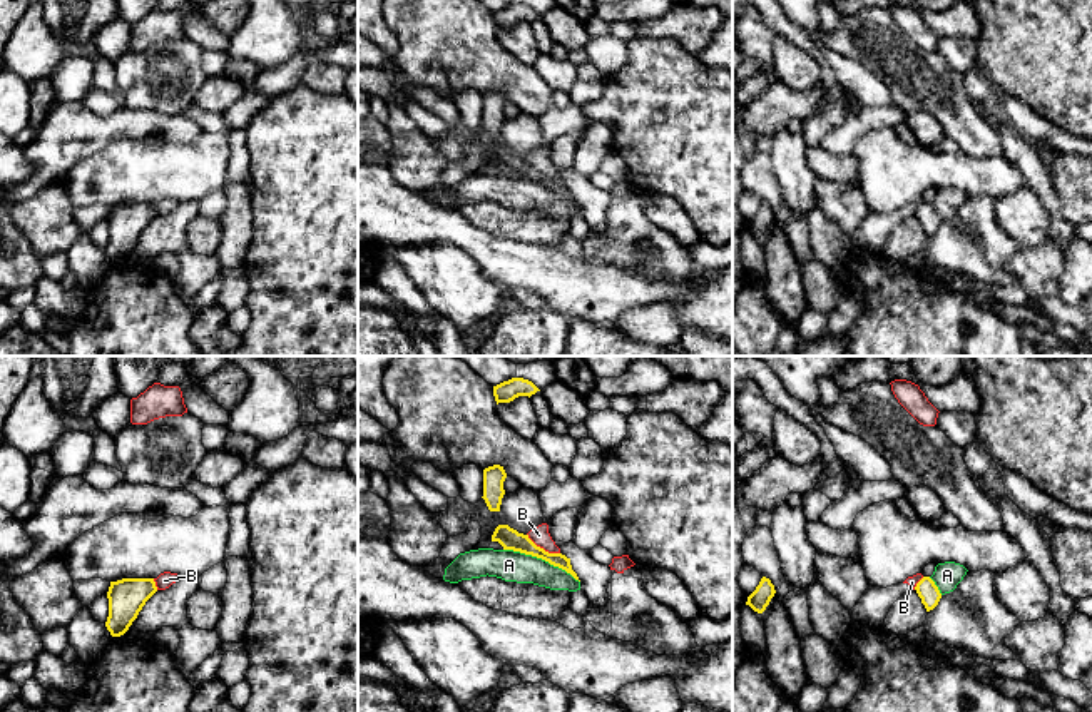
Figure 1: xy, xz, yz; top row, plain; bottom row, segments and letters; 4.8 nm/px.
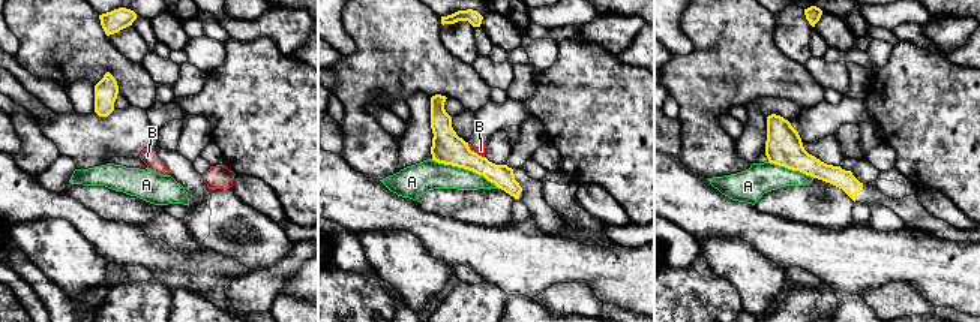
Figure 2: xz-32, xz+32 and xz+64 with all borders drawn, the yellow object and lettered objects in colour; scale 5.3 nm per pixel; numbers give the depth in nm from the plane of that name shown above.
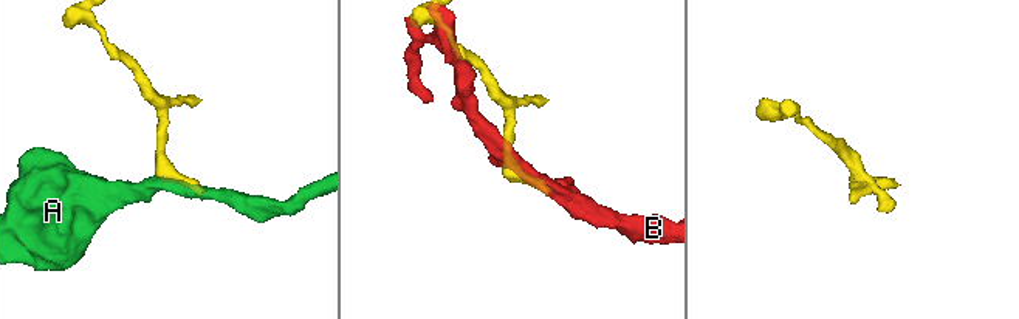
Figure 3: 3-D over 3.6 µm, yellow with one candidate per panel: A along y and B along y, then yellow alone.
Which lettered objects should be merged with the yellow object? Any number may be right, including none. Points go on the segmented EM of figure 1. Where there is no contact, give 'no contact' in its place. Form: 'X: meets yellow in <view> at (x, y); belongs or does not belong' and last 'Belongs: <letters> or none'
A: meets yellow in xz at (542, 559); does not belong
B: meets yellow in xz at (542, 549); does not belong
Belongs: none

